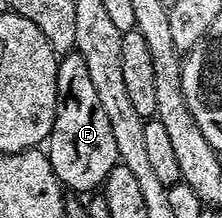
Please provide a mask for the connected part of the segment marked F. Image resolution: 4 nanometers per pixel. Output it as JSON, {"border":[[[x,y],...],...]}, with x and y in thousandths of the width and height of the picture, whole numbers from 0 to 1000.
{"border":[[[320,234],[284,257],[257,317],[257,491],[234,606],[207,656],[207,706],[248,784],[252,821],[275,853],[320,881],[378,894],[387,876],[432,872],[482,821],[491,789],[536,743],[523,647],[486,532],[441,450],[428,394],[401,349],[396,303],[374,257],[347,234]]]}

